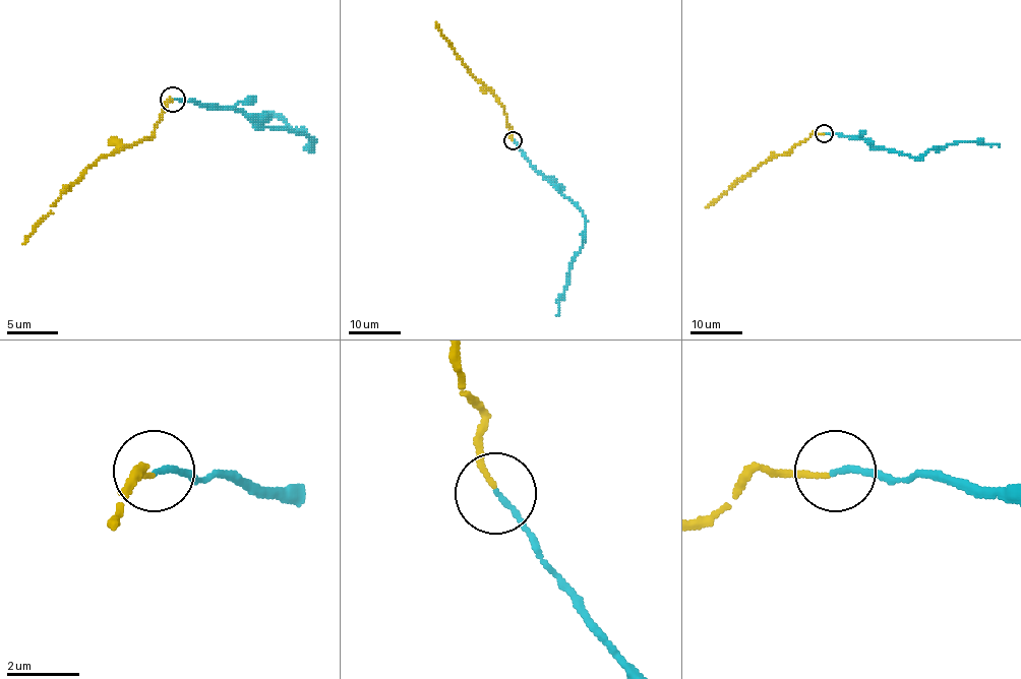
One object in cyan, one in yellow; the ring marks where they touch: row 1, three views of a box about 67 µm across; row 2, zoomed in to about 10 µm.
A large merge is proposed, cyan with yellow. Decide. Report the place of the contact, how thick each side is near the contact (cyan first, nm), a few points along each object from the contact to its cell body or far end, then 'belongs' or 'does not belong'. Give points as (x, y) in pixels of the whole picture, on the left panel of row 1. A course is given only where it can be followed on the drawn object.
place (173, 100); calibres 140 and 130 nm; course cyan (172, 99), (243, 109), (265, 127), (301, 132), (311, 147), (281, 117), (258, 124); course yellow (172, 102), (170, 99), (149, 137), (99, 158), (50, 205), (24, 243); belongs

